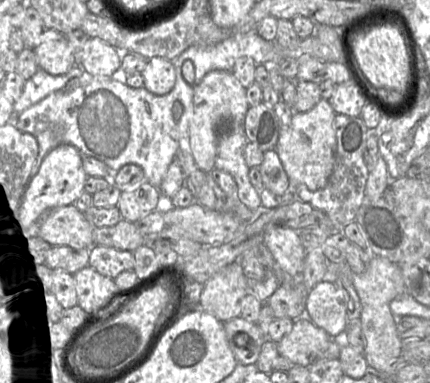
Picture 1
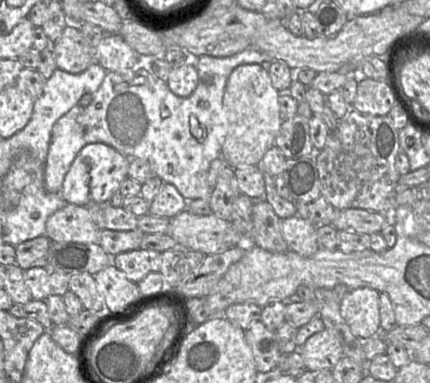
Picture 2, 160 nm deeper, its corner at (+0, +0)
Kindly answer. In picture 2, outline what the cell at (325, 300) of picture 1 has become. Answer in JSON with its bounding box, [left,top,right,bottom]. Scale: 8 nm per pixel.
[340,288,386,338]

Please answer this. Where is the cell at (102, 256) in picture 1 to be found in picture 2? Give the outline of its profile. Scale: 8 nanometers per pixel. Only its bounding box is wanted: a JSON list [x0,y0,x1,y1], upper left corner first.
[112,250,161,282]

